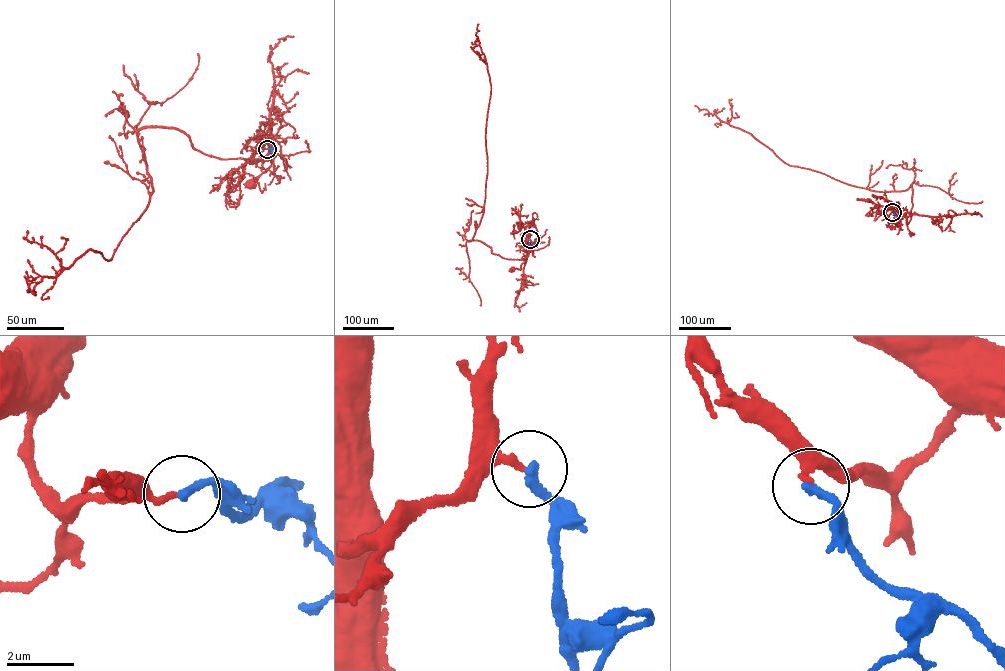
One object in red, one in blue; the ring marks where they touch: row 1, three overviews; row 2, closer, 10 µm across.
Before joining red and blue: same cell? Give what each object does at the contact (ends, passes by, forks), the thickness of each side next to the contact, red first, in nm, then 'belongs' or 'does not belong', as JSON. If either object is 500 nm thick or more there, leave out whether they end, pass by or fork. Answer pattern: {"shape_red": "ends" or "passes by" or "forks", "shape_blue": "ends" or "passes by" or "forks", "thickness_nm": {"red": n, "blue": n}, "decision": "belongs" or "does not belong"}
{"shape_red": "ends", "shape_blue": "ends", "thickness_nm": {"red": 200, "blue": 280}, "decision": "does not belong"}

